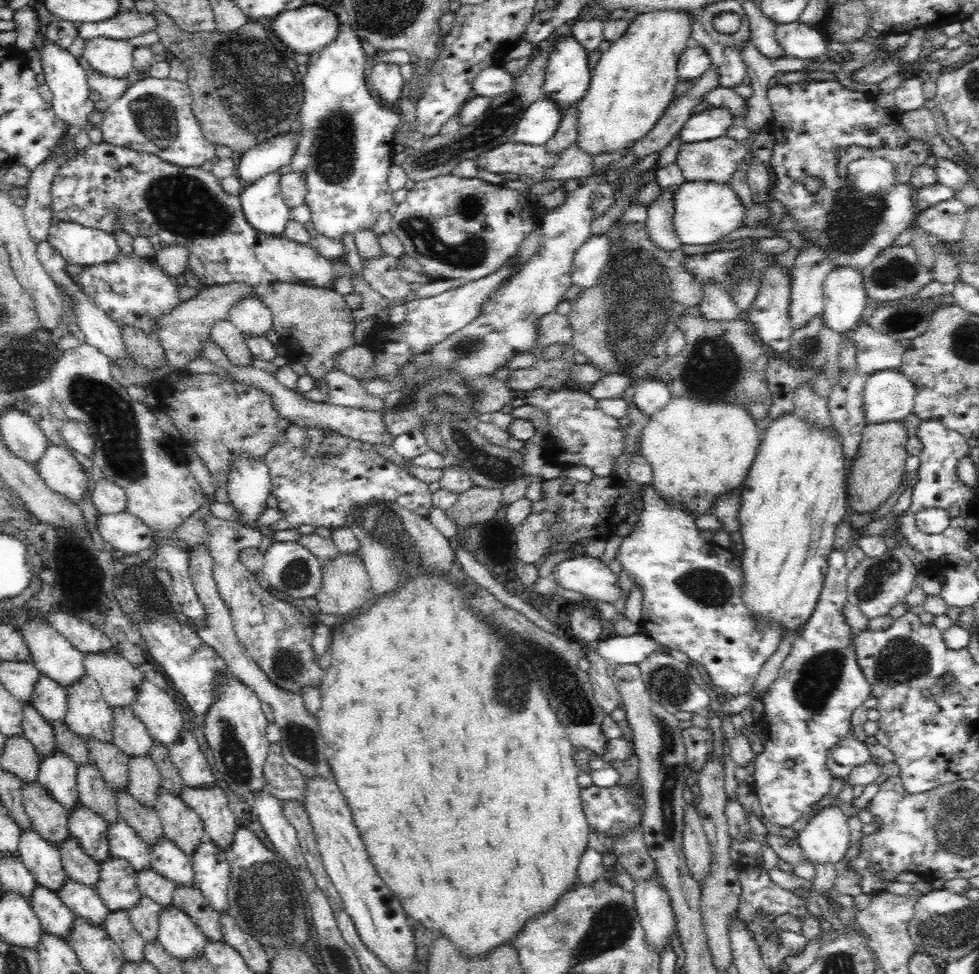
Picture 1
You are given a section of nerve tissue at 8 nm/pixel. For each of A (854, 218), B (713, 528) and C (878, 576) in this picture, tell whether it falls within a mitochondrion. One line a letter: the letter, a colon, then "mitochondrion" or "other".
A: mitochondrion
B: other
C: mitochondrion

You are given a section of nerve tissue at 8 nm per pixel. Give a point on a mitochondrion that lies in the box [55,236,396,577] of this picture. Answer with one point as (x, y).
(116, 427)

